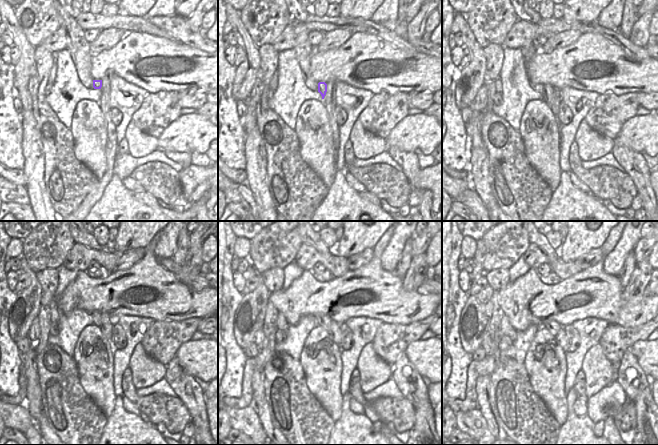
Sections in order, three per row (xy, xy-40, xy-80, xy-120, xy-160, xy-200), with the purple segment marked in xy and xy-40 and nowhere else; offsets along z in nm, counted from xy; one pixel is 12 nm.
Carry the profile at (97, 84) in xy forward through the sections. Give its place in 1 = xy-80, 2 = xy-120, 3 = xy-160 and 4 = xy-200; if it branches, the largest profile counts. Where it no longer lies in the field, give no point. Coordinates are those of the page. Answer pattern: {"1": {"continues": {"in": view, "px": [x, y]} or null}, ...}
{"1": {"continues": {"in": "xy-80", "px": [549, 90]}}, "2": {"continues": {"in": "xy-120", "px": [106, 326]}}, "3": {"continues": {"in": "xy-160", "px": [335, 332]}}, "4": {"continues": {"in": "xy-200", "px": [561, 337]}}}

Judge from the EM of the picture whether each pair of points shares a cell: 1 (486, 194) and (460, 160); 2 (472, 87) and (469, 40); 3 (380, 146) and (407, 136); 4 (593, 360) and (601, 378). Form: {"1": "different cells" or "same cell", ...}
{"1": "different cells", "2": "same cell", "3": "different cells", "4": "same cell"}

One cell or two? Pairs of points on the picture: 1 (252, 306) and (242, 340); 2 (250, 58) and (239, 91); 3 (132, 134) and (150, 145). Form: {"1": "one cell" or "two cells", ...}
{"1": "one cell", "2": "one cell", "3": "one cell"}

